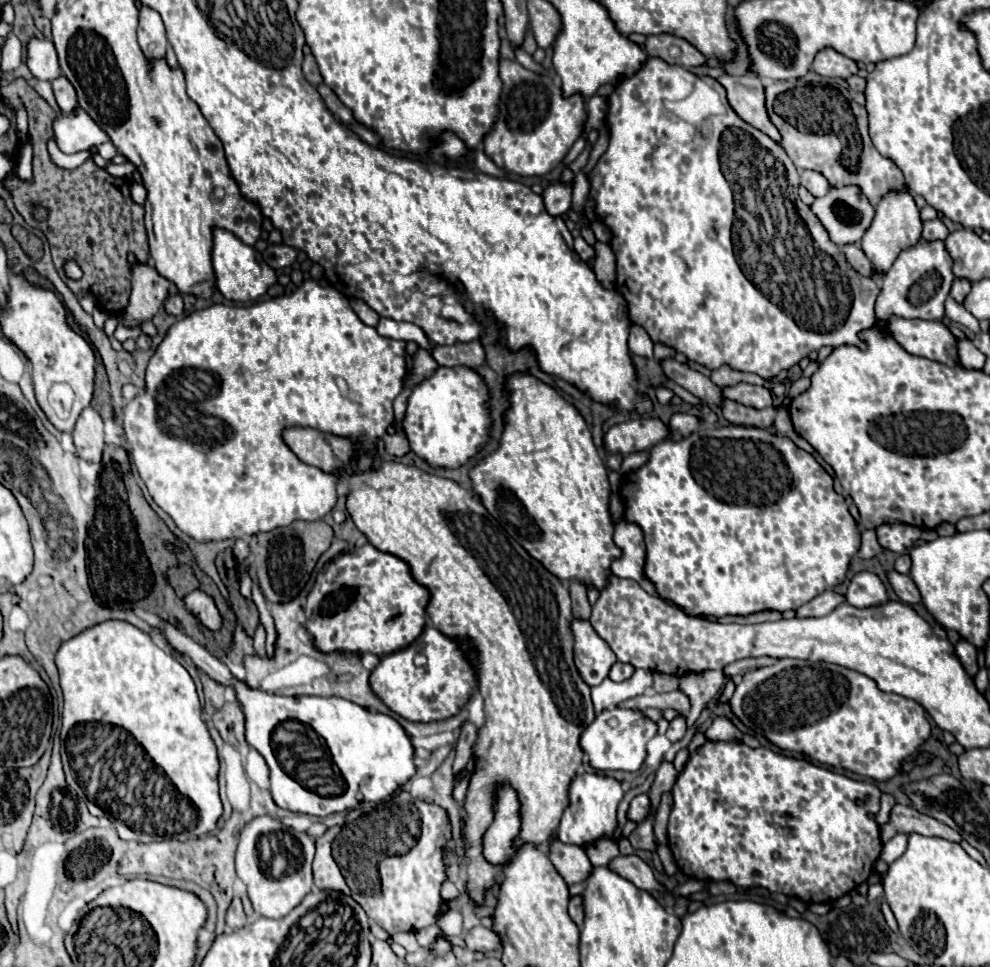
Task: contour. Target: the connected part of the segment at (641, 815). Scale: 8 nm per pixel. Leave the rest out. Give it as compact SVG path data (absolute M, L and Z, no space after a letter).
M646 793L636 795L636 797L630 801L630 807L628 807L628 819L634 821L634 823L640 823L640 821L646 819L648 809L650 809L650 799L648 799L648 795L646 795Z

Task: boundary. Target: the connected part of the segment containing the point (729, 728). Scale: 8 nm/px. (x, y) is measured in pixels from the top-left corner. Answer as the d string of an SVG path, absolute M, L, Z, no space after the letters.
M720 715L720 717L716 717L714 719L714 723L710 725L710 729L704 733L708 739L712 739L712 741L732 741L732 739L736 739L736 741L740 741L742 739L742 733L734 727L734 723L728 719L728 717L724 717L724 715Z

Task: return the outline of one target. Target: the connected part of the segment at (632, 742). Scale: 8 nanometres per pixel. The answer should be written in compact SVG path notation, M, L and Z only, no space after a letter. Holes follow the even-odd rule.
M632 709L602 711L582 733L580 747L588 755L588 765L596 771L638 771L646 757L646 743L656 735L656 723ZM616 719L616 727L608 721Z

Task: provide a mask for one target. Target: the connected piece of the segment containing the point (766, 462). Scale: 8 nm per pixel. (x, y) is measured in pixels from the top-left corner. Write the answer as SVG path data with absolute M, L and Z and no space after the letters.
M706 427L700 431L694 431L686 439L680 441L662 441L648 449L648 461L632 471L622 475L620 485L620 499L624 503L624 519L630 523L636 523L644 533L646 543L646 565L644 575L650 579L658 591L658 595L664 601L670 601L678 605L686 615L692 617L726 617L726 615L750 615L766 609L786 611L786 609L798 609L804 603L812 601L822 591L838 585L844 581L850 559L860 549L860 531L856 527L854 517L848 511L848 503L842 495L838 495L832 487L832 477L822 469L822 465L806 451L796 447L788 437L774 435L766 429L758 427Z

